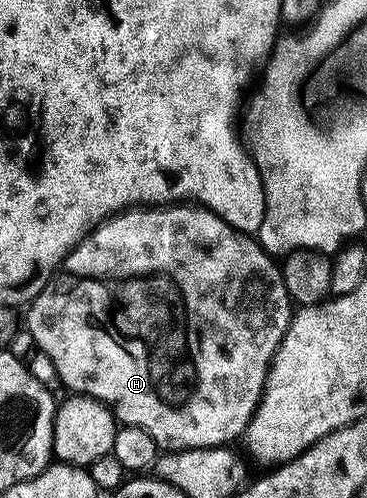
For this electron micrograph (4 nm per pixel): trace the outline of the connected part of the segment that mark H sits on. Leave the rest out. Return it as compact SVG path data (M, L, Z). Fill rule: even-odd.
M175 203L169 207L135 207L103 221L96 229L90 230L89 237L81 241L73 256L94 257L98 269L110 269L110 277L97 281L90 273L62 273L51 277L50 282L29 302L25 310L26 321L30 324L30 337L42 348L50 360L54 373L70 388L74 395L95 397L103 405L109 405L110 412L122 425L140 427L156 439L159 450L213 449L226 447L245 434L248 423L262 397L270 364L290 326L292 302L282 282L282 270L275 258L267 253L249 233L241 233L224 219L216 216L211 209L193 203Z

